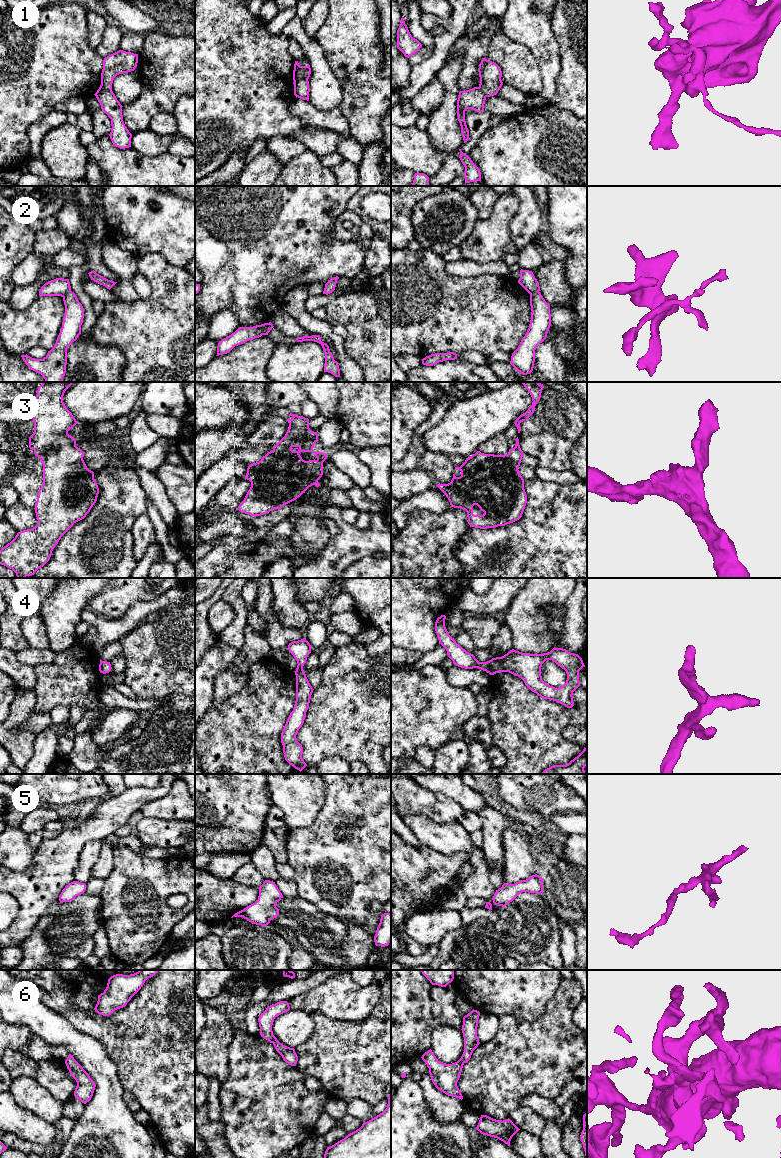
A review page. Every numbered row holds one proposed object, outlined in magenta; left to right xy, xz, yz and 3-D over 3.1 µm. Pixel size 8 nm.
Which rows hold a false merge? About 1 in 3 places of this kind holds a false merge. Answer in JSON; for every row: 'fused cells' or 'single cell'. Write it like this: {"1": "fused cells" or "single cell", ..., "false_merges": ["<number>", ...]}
{"1": "fused cells", "2": "fused cells", "3": "single cell", "4": "single cell", "5": "single cell", "6": "single cell", "false_merges": ["1", "2"]}

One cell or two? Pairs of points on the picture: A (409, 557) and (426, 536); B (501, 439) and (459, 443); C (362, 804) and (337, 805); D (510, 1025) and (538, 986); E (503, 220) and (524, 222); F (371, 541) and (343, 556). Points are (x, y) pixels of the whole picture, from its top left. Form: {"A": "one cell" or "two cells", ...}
{"A": "one cell", "B": "two cells", "C": "one cell", "D": "two cells", "E": "two cells", "F": "one cell"}

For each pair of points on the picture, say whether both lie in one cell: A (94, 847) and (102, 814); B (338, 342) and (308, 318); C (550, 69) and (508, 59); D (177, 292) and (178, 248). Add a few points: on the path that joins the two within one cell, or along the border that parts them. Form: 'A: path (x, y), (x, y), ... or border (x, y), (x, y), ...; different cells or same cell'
A: border (100, 840), (89, 840), (83, 846), (79, 855); different cells
B: path (331, 335), (322, 327), (315, 325); same cell
C: border (525, 46), (532, 53), (540, 70), (543, 89); different cells
D: border (158, 253), (171, 264), (184, 268); different cells

